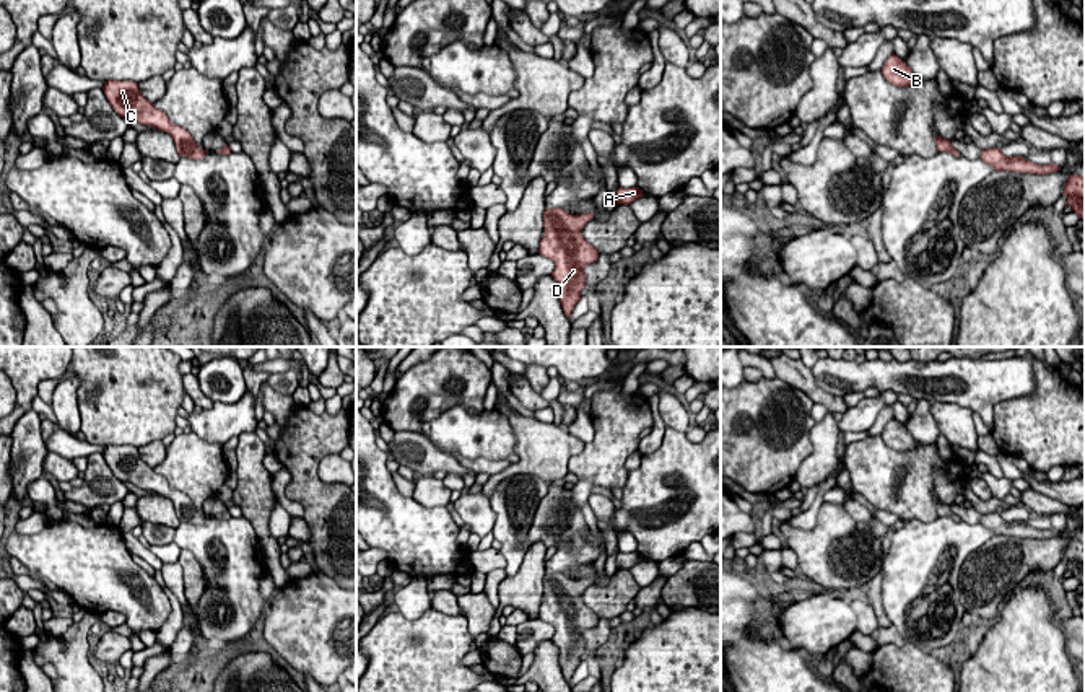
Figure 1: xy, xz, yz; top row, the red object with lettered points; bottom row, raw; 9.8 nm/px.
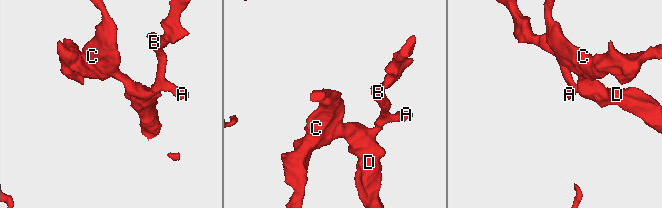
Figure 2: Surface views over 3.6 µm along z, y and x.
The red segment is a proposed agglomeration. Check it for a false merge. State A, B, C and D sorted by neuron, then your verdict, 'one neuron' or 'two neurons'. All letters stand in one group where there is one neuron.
A B C D; one neuron

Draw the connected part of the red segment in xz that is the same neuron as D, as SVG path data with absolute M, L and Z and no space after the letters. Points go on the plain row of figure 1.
M545 573L543 596L538 619L555 627L551 642L558 646L558 663L566 682L581 664L586 651L584 632L599 624L599 615L584 604L582 593L594 583L594 576L571 580L563 573Z

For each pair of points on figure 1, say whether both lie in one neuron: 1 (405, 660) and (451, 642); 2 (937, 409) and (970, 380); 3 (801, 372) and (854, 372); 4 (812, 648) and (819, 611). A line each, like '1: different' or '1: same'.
1: same
2: different
3: different
4: same

